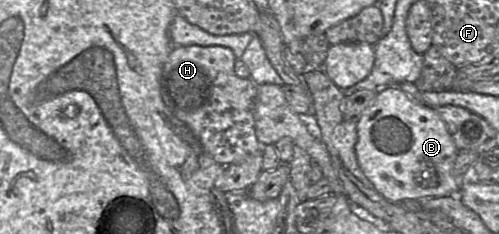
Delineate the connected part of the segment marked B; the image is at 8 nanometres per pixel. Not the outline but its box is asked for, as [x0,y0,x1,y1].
[355,86,466,203]

